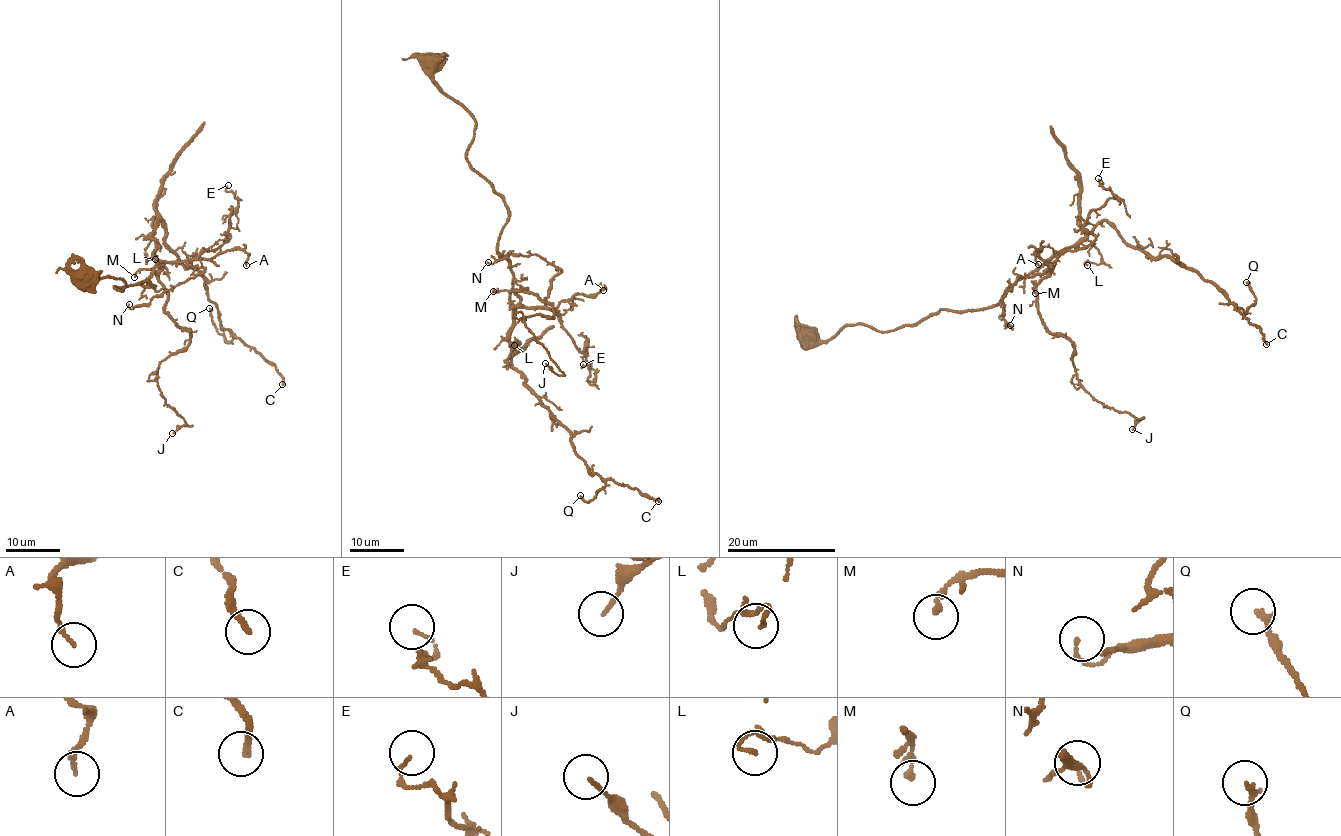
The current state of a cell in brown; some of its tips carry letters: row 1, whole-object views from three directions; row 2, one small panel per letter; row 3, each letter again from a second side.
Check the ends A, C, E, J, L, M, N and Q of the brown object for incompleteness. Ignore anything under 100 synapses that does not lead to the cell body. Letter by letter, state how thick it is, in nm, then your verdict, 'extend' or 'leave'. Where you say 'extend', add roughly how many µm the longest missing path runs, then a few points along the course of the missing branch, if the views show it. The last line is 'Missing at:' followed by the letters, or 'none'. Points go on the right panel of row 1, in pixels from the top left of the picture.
A: 160 nm thick; leave
C: 200 nm thick; leave
E: 80 nm thick; leave
J: 120 nm thick; leave
L: 120 nm thick; leave
M: 150 nm thick; leave
N: 120 nm thick; leave
Q: 180 nm thick; leave
Missing at: none

